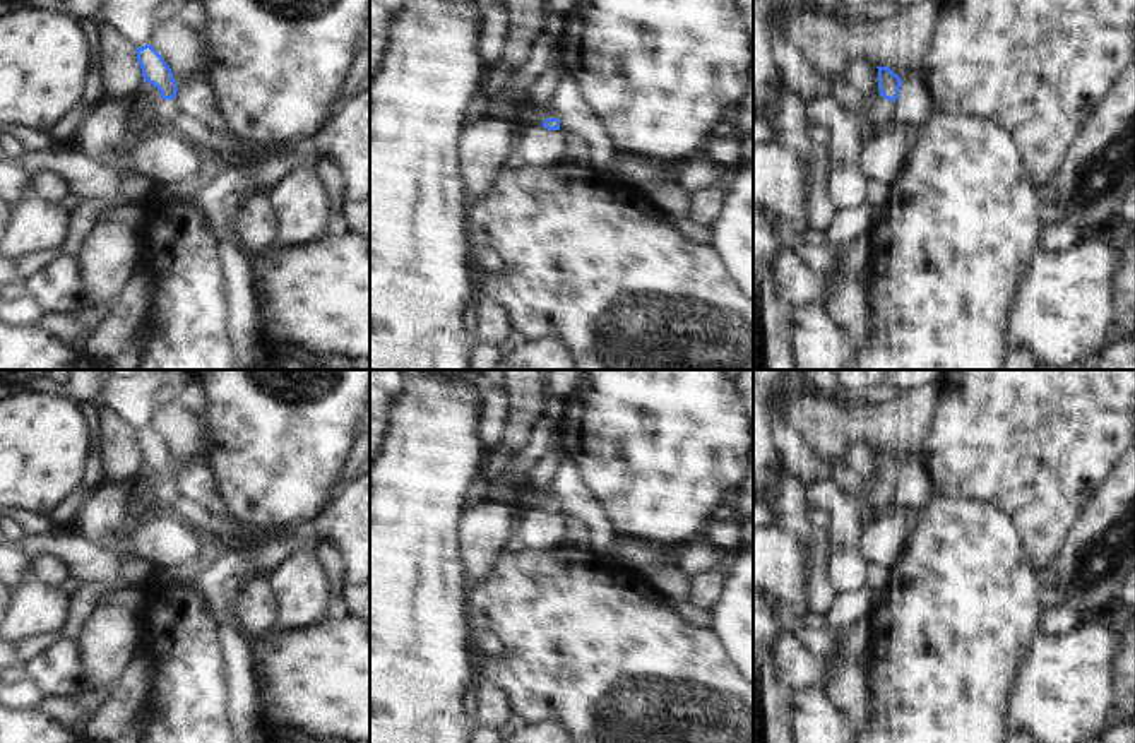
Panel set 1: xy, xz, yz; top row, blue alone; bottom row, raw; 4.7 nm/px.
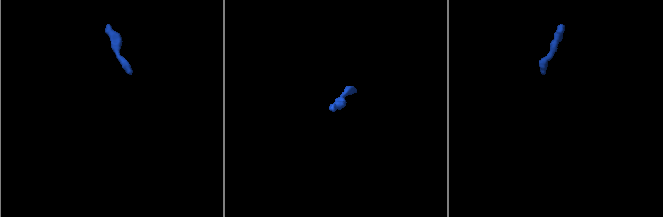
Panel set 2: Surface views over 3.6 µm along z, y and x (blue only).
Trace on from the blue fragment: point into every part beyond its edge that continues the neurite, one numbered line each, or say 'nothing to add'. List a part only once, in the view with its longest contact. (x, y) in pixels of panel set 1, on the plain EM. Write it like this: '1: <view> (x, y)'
1: yz (880, 497)

